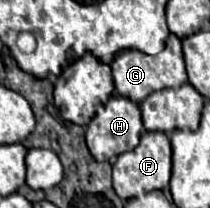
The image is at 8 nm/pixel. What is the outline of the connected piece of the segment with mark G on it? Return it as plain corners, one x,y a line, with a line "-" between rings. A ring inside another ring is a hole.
169,34
167,46
155,56
143,54
139,50
123,50
123,52
119,52
115,56
115,60
111,62
111,70
113,70
113,80
115,80
117,94
121,94
121,96
125,96
125,98
129,98
129,100
133,100
137,104
141,100
145,100
155,90
177,88
187,80
181,40
175,34

